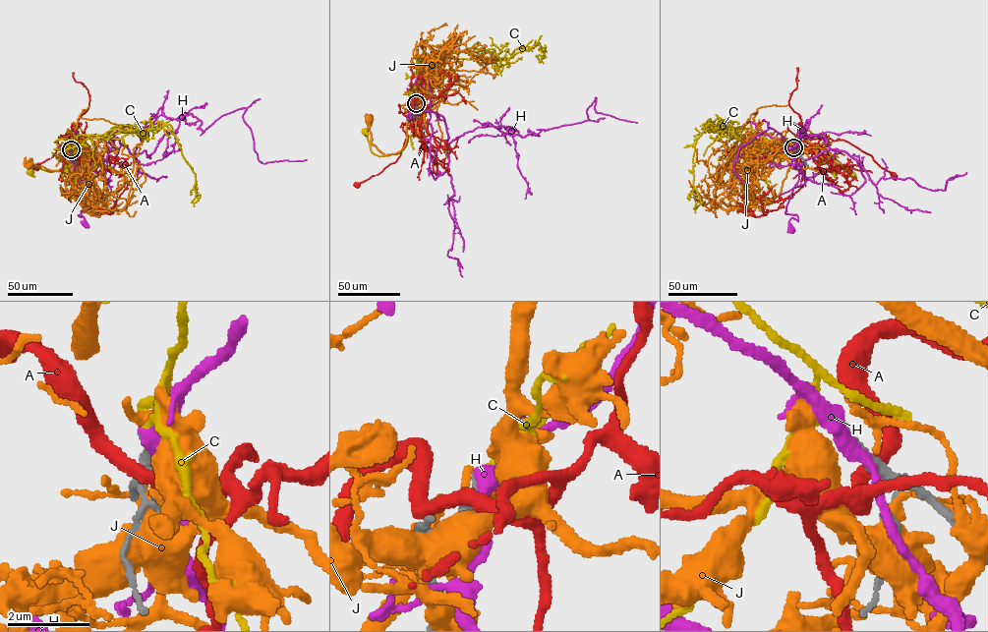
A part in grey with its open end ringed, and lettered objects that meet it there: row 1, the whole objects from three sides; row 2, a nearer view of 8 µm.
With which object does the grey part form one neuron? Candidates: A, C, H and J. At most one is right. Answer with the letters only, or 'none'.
C

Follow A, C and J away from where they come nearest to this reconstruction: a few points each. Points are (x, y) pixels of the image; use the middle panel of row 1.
A: (416, 104), (410, 105), (417, 114), (403, 126), (407, 137), (400, 156), (378, 173), (357, 186)
C: (416, 103), (420, 99), (407, 125), (405, 146), (399, 152), (374, 154), (363, 133), (366, 130)
J: (416, 104), (422, 85), (430, 79), (408, 119), (406, 143), (394, 153), (383, 154), (372, 143), (369, 118)

